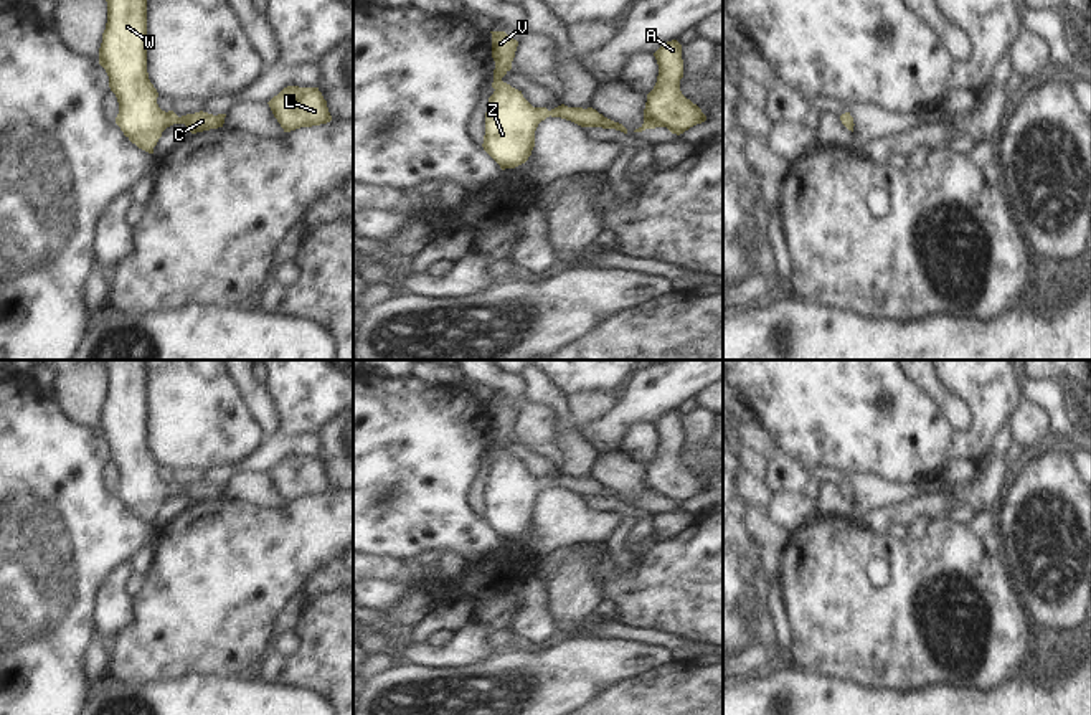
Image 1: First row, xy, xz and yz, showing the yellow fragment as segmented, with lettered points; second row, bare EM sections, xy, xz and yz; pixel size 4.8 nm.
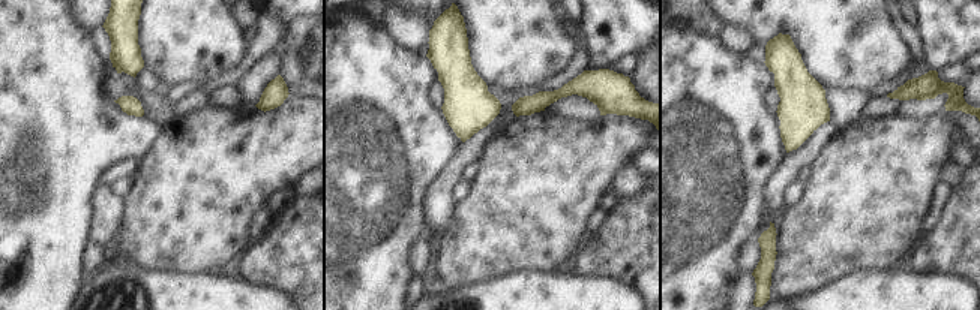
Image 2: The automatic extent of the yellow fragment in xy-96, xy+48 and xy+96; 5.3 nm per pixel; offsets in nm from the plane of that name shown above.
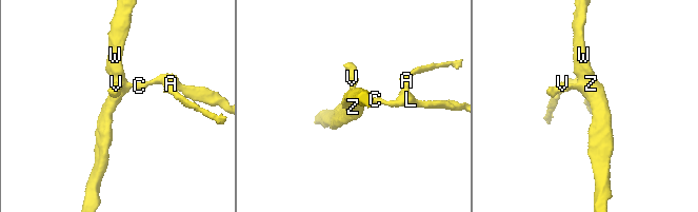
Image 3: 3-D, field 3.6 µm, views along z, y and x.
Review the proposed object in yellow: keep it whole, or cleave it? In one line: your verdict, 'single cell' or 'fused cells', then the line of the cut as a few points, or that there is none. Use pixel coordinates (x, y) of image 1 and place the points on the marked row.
single cell | no cut

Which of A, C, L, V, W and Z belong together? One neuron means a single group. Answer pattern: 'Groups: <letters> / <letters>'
Groups: A C L V W Z

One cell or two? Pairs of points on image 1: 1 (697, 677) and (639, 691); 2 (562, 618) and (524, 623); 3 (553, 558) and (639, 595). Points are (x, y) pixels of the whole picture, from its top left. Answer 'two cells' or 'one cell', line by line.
1: one cell
2: two cells
3: one cell

